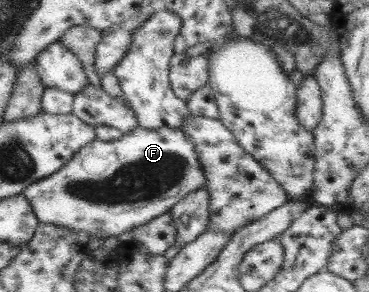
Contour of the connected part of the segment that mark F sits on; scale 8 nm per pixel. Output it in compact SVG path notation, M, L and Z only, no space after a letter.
M137 125L120 139L95 139L82 146L57 172L40 178L22 192L41 223L61 226L71 233L84 233L91 238L119 237L152 219L170 213L171 208L191 191L205 187L207 177L195 153L195 143L181 129L169 127L147 130Z

